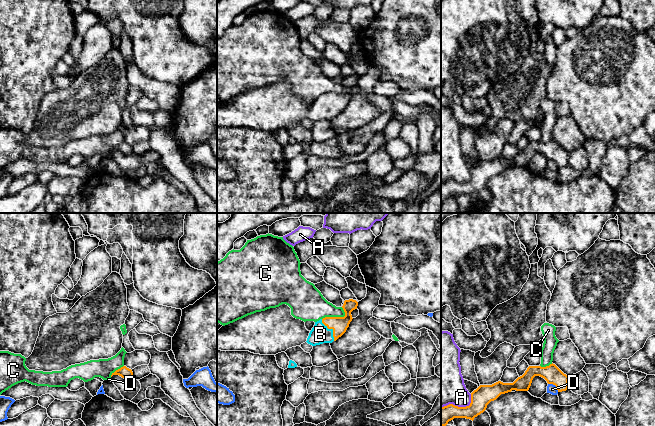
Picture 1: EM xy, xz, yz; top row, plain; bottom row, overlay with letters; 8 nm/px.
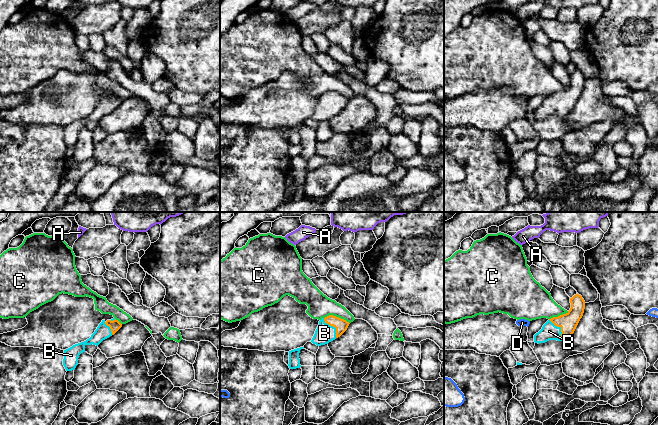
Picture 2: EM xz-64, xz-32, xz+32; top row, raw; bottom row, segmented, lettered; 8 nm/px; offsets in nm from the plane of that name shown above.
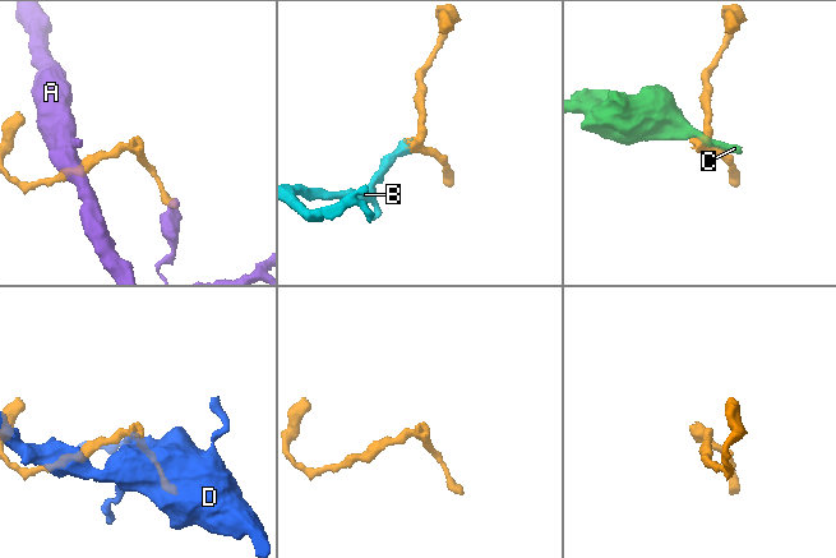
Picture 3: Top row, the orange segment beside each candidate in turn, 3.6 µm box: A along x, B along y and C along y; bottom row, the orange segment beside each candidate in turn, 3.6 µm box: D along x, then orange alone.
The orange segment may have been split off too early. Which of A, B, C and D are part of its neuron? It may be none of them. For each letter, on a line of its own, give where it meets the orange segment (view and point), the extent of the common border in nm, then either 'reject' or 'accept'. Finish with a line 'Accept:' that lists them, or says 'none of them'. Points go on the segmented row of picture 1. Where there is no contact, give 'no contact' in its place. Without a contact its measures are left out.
A: yz (460, 407) | 260 nm | reject
B: xz (331, 328) | 200 nm | accept
C: xz (334, 317) | 200 nm | reject
D: yz (554, 384) | 110 nm | reject
Accept: B

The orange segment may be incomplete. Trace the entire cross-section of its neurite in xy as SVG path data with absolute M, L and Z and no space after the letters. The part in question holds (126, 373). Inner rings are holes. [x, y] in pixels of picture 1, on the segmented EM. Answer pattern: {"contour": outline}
{"contour": "M126 366L121 367L120 369L116 370L114 373L112 373L111 377L113 375L119 375L124 379L130 379L133 378L133 372L131 369L127 368Z"}

